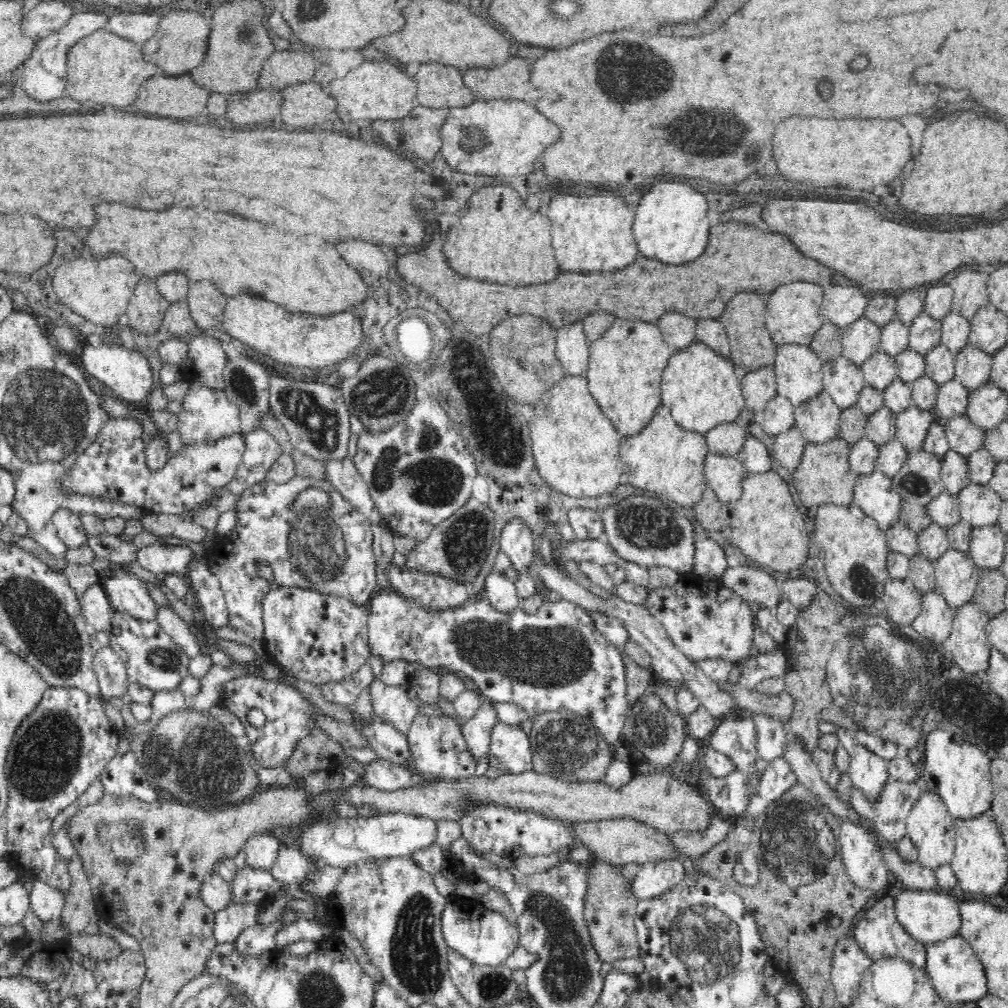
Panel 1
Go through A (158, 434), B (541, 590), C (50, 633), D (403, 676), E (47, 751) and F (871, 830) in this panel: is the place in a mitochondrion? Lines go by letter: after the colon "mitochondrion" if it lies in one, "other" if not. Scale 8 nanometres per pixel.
A: other
B: other
C: mitochondrion
D: other
E: mitochondrion
F: other

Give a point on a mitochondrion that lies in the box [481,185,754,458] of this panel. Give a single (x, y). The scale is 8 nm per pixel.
(496, 415)

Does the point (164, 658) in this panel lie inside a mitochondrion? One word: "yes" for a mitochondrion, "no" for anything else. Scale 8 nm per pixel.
yes

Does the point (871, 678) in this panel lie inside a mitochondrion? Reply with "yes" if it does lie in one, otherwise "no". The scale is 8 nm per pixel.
yes

